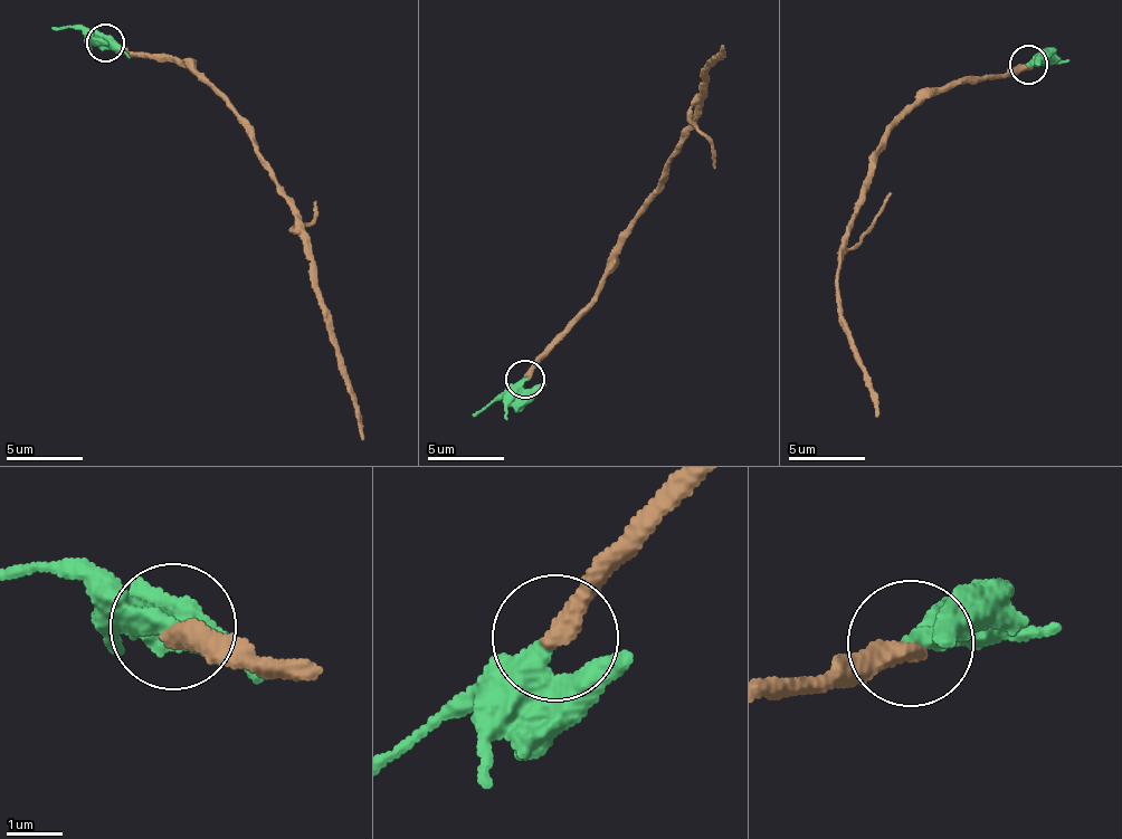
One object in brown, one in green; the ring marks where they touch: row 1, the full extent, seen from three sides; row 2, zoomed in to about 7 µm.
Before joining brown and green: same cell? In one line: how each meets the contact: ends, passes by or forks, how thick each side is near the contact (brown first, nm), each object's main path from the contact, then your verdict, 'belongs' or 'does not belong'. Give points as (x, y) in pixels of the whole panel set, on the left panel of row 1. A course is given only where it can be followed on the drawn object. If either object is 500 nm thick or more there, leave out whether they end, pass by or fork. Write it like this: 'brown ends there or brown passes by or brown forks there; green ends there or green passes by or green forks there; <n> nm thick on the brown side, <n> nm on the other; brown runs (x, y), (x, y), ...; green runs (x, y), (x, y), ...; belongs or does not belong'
brown ends there; green ends there; 400 nm thick on the brown side, 440 nm on the other; brown runs (105, 44), (162, 54), (197, 72), (227, 102), (294, 216), (364, 440); green runs (105, 44), (78, 30), (51, 29); does not belong

